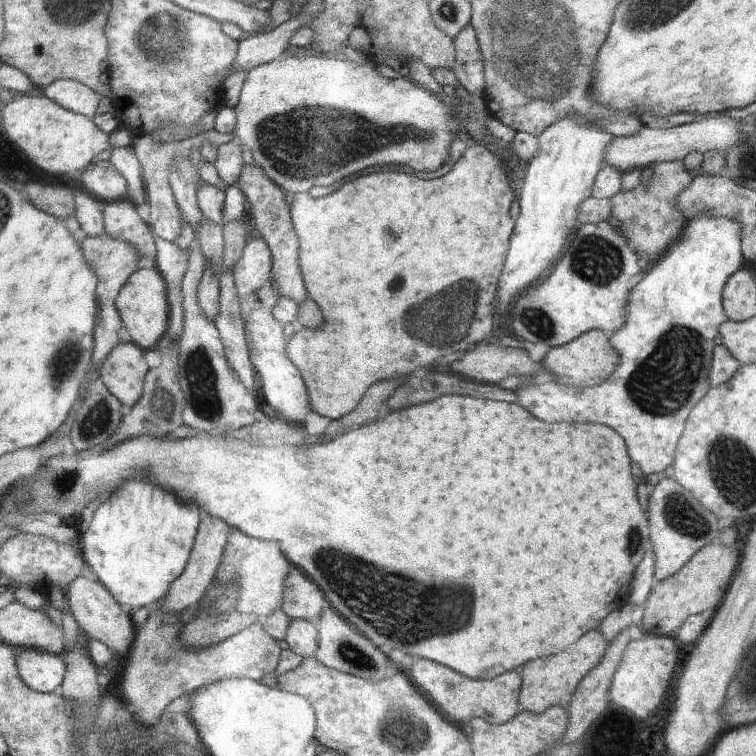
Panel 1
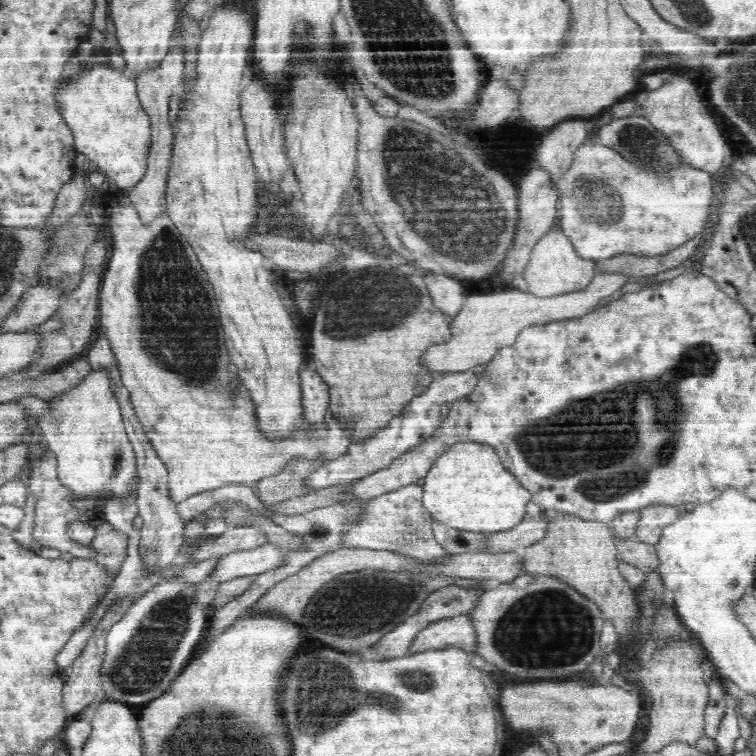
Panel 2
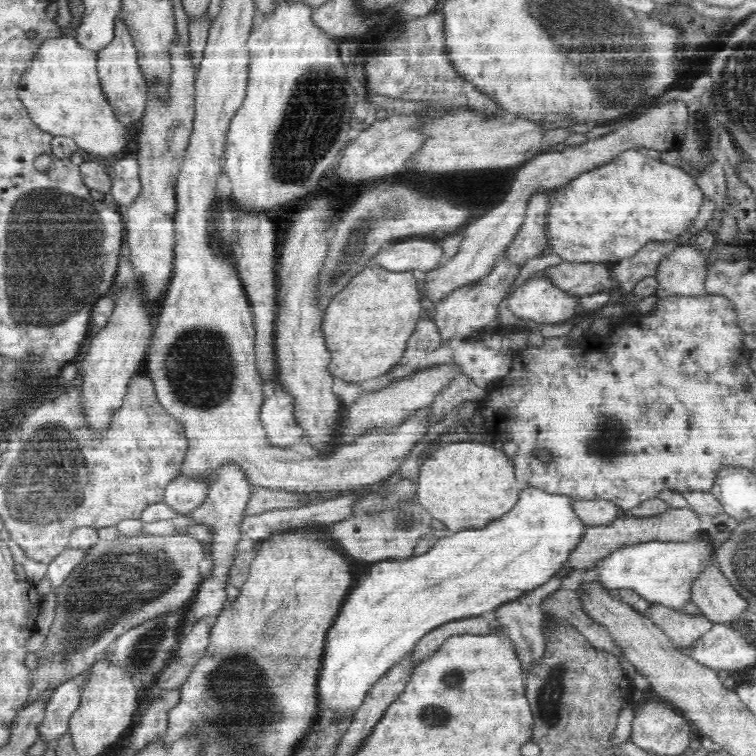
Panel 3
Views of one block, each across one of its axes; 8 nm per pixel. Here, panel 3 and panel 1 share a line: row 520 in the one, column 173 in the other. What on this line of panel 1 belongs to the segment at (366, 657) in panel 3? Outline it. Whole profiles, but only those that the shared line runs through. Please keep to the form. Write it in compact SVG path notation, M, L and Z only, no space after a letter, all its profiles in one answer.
M132 478L114 490L114 498L100 502L94 512L90 528L83 534L81 547L85 561L88 562L98 581L105 585L114 600L129 613L141 608L151 608L169 592L170 586L185 571L200 530L202 511L194 502L178 500L174 492L168 492L150 480Z

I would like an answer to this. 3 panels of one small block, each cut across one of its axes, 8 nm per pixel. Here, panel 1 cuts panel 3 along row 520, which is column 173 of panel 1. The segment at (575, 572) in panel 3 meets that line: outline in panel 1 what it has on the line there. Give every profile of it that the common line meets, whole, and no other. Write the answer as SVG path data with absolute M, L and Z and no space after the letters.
M158 608L151 609L149 615L135 632L120 682L122 700L126 700L126 704L130 704L130 708L134 708L146 724L158 726L161 715L172 700L192 694L220 676L260 681L264 676L271 677L276 671L282 650L259 621L220 643L210 644L206 648L190 648L180 640L184 624L178 614L166 614Z

